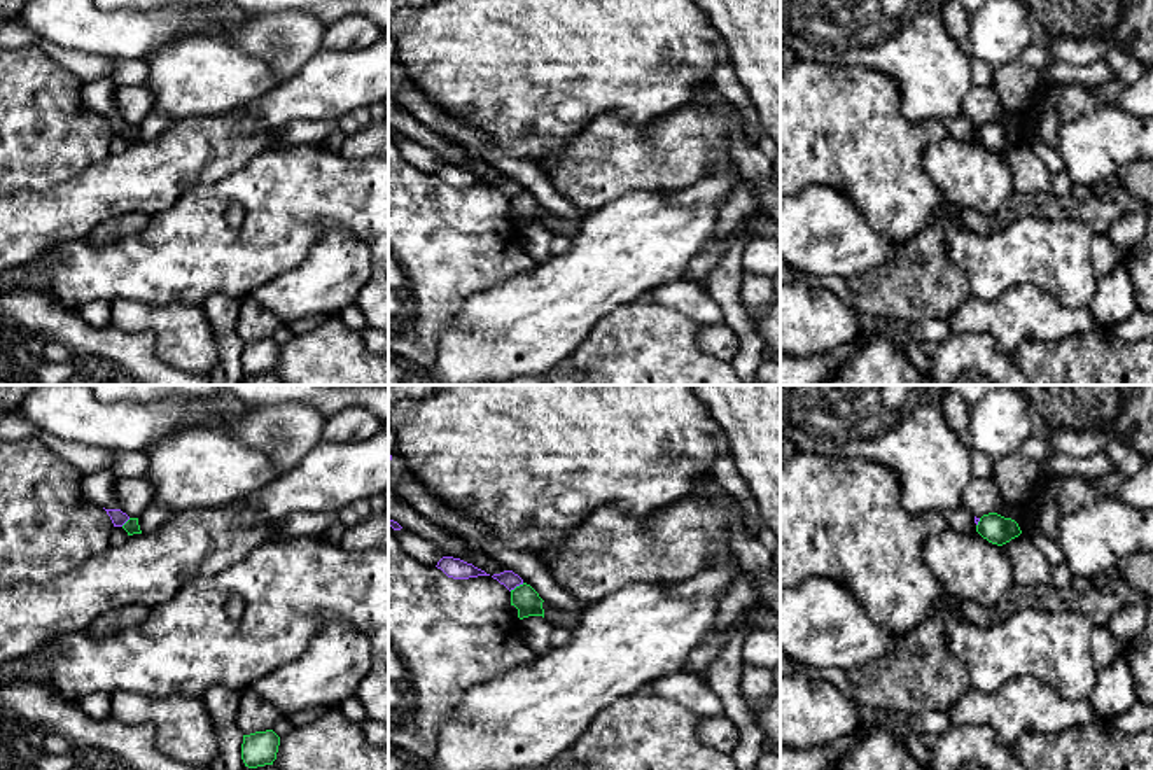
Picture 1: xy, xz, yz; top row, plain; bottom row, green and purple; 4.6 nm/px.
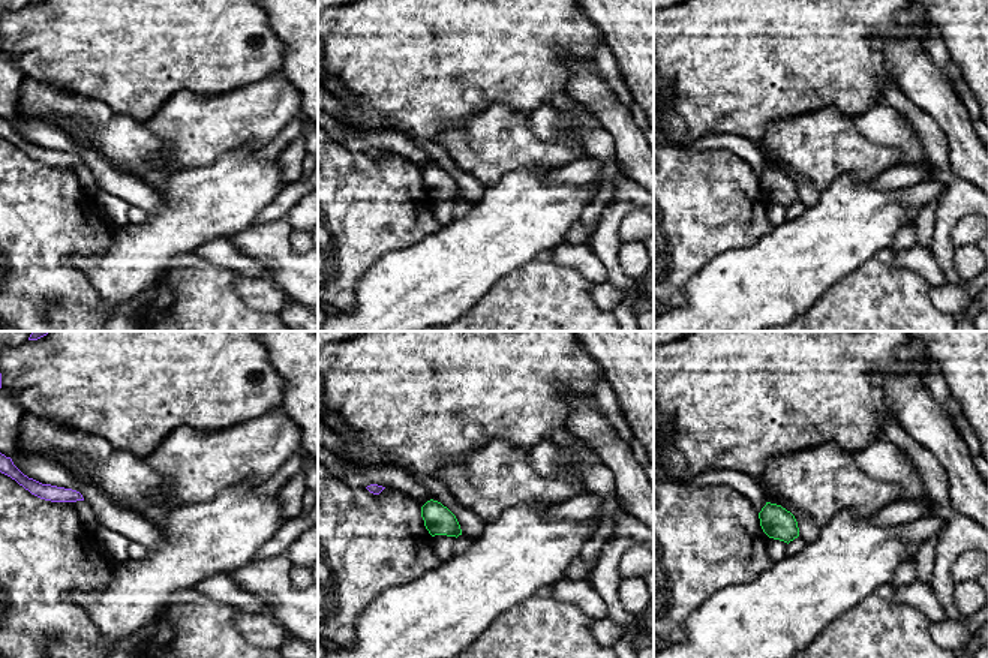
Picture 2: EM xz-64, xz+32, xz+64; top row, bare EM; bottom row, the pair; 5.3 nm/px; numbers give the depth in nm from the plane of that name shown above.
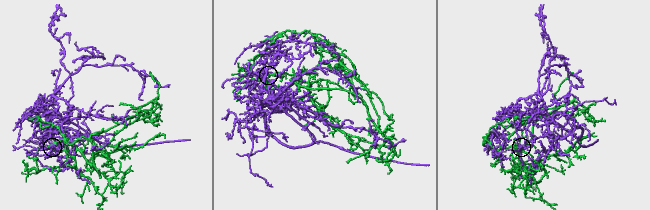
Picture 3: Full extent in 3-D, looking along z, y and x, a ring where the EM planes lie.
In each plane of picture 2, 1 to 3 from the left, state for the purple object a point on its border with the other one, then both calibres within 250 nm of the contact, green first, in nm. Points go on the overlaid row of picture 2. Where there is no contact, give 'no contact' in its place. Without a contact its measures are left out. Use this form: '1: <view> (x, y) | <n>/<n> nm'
1: no contact
2: no contact
3: no contact

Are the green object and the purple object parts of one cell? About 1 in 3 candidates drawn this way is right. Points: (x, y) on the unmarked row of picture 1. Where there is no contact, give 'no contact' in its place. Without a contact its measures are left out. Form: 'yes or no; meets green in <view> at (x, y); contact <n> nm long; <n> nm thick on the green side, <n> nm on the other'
no; meets green in xz at (517, 195); contact 80 nm long; 120 nm thick on the green side, 80 nm on the other

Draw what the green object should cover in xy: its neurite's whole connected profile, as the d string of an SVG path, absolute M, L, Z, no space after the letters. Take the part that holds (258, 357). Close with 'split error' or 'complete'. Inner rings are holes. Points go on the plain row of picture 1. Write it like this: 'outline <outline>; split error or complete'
outline M273 338L243 343L241 368L248 376L273 373L278 354L280 345Z; complete

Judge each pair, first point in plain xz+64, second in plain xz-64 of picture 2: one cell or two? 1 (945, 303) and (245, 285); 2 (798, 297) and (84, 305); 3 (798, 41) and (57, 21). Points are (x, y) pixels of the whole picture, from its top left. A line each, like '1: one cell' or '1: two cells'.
1: one cell
2: two cells
3: one cell

